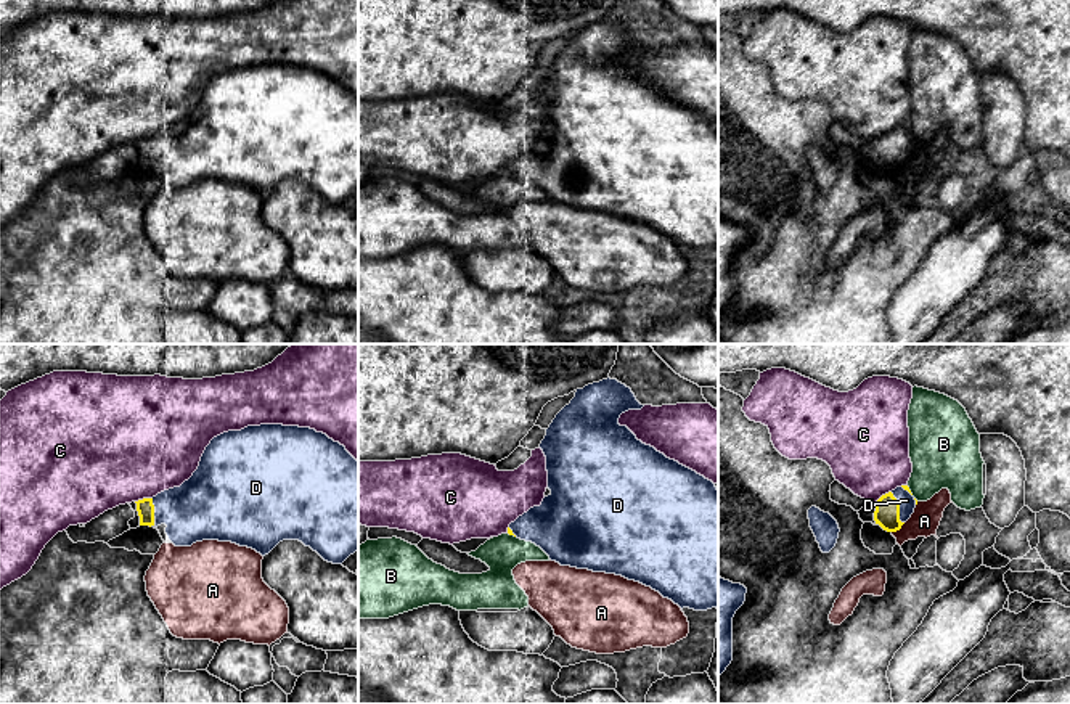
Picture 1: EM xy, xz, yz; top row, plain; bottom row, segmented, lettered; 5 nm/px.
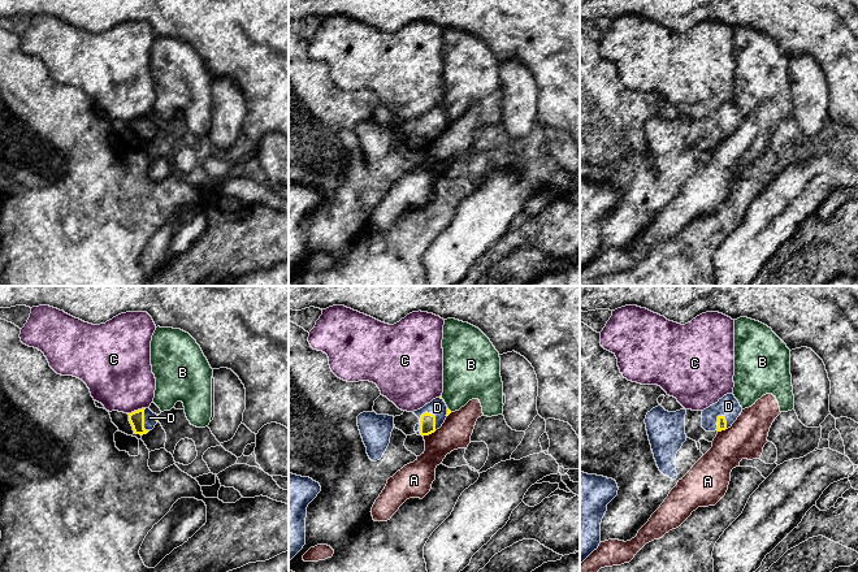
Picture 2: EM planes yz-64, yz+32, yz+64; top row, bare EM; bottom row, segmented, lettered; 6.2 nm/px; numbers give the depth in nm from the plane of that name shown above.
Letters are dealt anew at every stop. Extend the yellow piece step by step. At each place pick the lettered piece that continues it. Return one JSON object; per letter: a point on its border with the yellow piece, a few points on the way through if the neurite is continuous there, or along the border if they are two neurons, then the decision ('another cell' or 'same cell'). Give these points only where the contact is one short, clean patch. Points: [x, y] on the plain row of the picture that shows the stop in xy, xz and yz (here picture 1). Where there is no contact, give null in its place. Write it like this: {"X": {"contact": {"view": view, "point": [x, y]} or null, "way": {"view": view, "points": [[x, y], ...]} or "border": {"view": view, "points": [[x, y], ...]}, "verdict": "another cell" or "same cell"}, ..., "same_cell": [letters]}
{"A": {"contact": {"view": "yz", "point": [898, 169]}, "verdict": "another cell"}, "B": {"contact": {"view": "yz", "point": [910, 130]}, "verdict": "another cell"}, "C": {"contact": {"view": "xy", "point": [143, 139]}, "verdict": "another cell"}, "D": {"contact": {"view": "yz", "point": [898, 148]}, "verdict": "same cell"}, "same_cell": ["D"]}

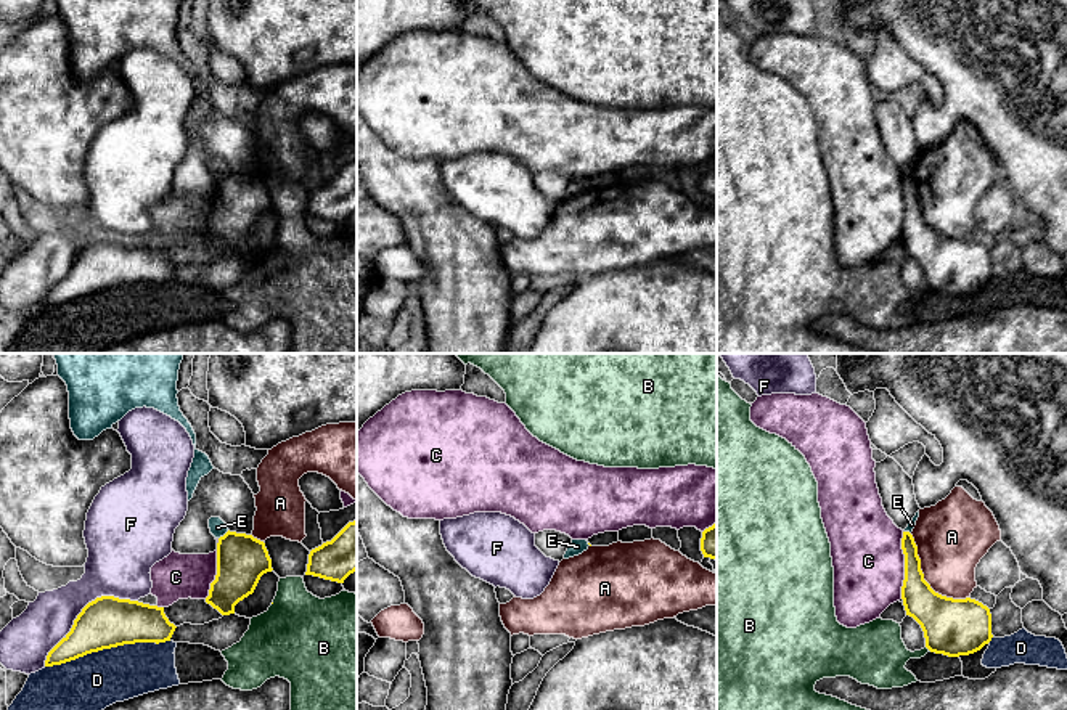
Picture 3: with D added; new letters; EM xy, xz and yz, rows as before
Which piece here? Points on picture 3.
{"A": {"contact": {"view": "yz", "point": [923, 219]}, "verdict": "another cell"}, "B": {"contact": {"view": "yz", "point": [929, 289]}, "verdict": "another cell"}, "C": {"contact": {"view": "yz", "point": [905, 206]}, "verdict": "another cell"}, "D": {"contact": {"view": "xy", "point": [106, 288]}, "verdict": "another cell"}, "E": {"contact": {"view": "xy", "point": [225, 174]}, "verdict": "another cell"}, "F": {"contact": {"view": "xy", "point": [82, 251]}, "verdict": "another cell"}, "same_cell": []}

